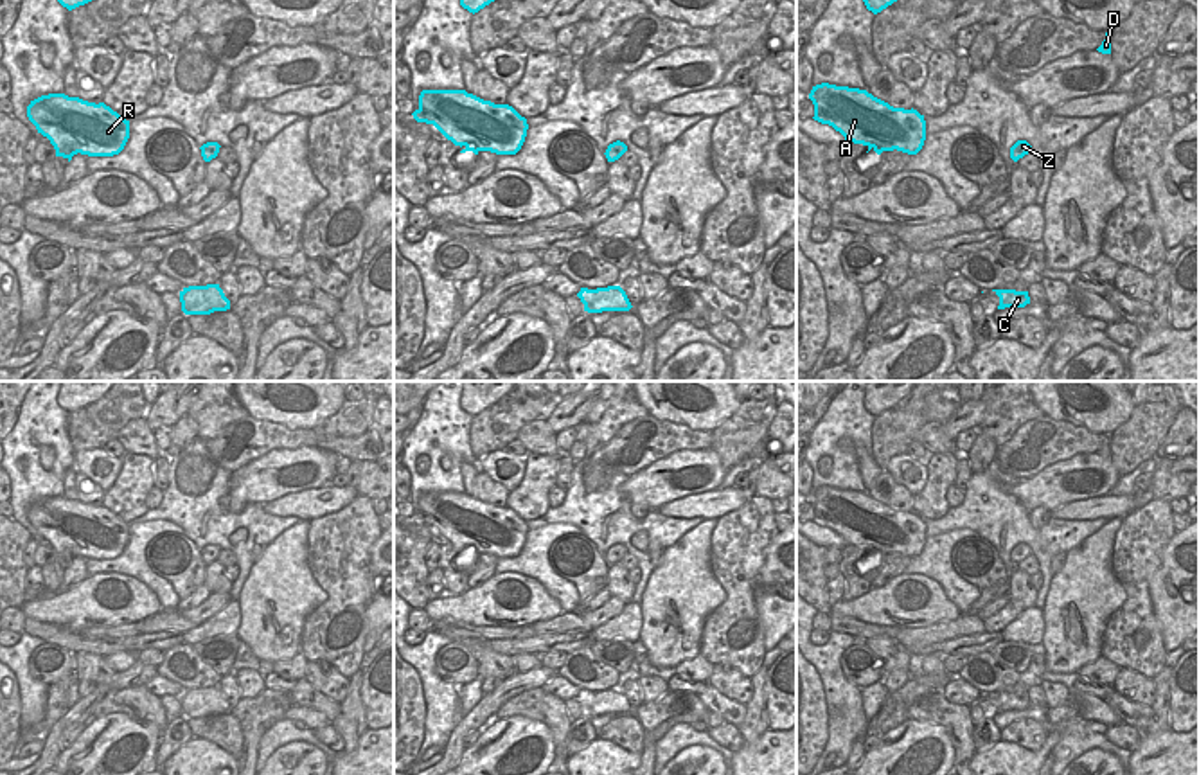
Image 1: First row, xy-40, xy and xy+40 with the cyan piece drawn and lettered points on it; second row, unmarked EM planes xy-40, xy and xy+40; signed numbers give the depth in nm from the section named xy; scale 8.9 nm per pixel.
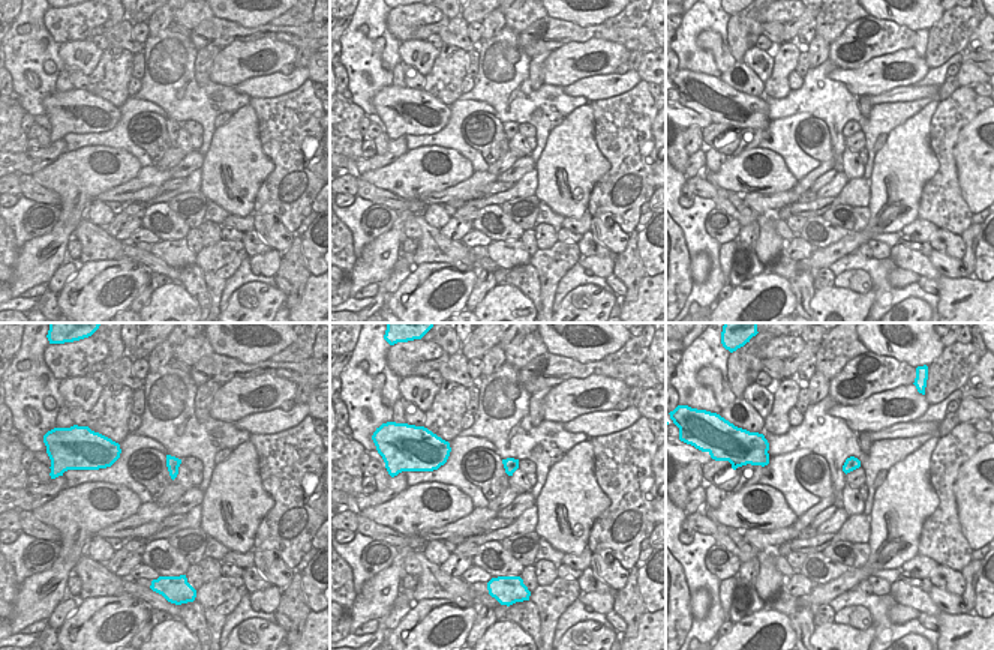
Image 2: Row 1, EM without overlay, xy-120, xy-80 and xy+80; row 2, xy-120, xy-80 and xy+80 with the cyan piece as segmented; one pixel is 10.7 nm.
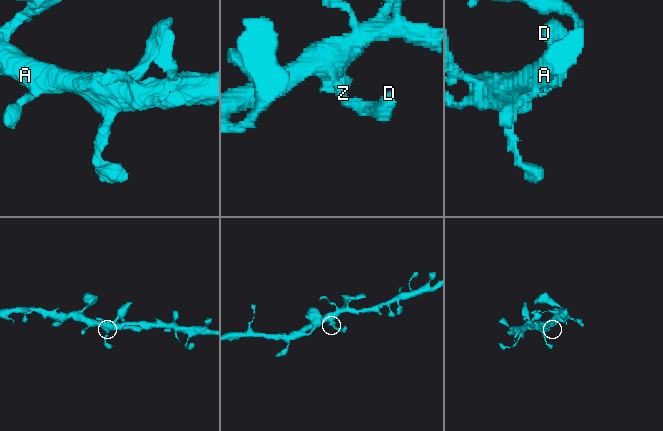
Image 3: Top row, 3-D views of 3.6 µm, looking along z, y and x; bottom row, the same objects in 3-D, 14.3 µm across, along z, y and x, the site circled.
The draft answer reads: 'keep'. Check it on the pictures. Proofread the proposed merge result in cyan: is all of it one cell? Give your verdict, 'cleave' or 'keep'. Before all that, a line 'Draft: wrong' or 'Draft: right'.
Draft: right
keep

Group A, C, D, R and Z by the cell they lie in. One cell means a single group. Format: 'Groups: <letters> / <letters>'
Groups: A C D R Z

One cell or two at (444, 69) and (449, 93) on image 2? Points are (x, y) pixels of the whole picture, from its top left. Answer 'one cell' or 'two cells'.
one cell

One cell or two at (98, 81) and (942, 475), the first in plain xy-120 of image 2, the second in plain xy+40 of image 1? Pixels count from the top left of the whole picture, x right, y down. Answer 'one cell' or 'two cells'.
one cell

